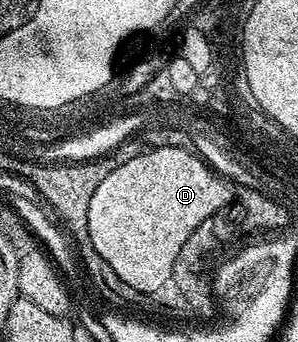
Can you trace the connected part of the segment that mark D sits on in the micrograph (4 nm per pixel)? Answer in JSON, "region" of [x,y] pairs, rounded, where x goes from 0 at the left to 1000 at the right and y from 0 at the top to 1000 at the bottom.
{"region":[[[604,424],[520,427],[487,439],[466,456],[430,462],[399,480],[399,491],[386,491],[386,503],[359,503],[359,515],[332,535],[332,550],[319,550],[319,573],[305,573],[305,608],[292,608],[292,667],[305,678],[305,713],[319,713],[319,737],[332,737],[356,778],[409,813],[413,830],[466,830],[473,860],[483,848],[520,848],[530,819],[560,807],[560,772],[581,757],[587,713],[604,713],[614,690],[634,684],[648,661],[661,661],[661,646],[688,635],[695,617],[721,611],[721,596],[745,594],[762,567],[762,558],[748,553],[755,529],[758,523],[725,506],[678,459],[641,439],[617,439]]]}

